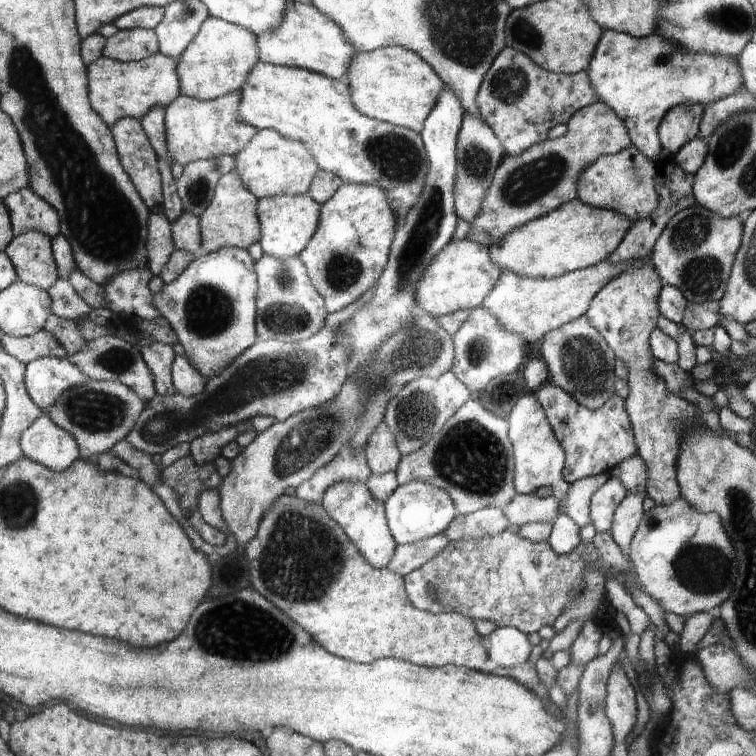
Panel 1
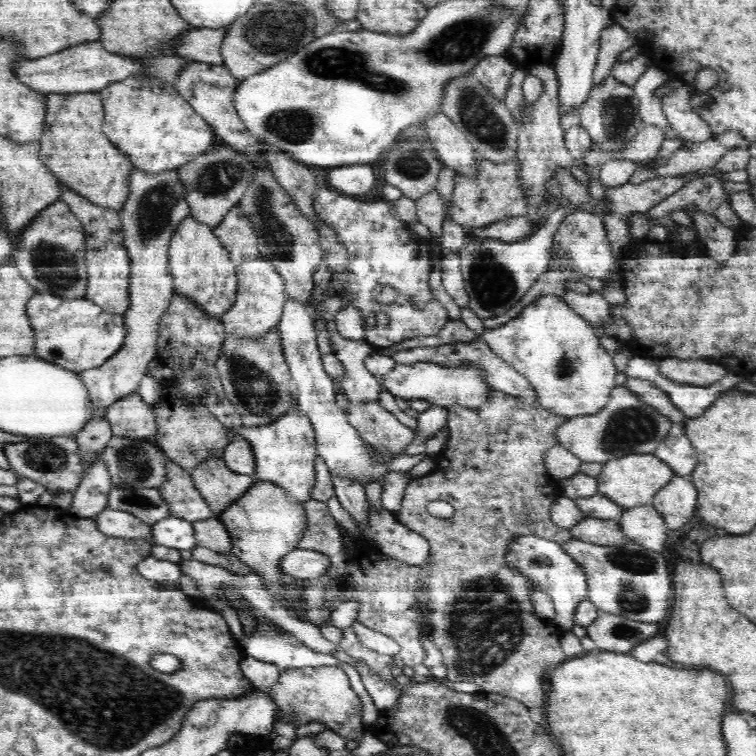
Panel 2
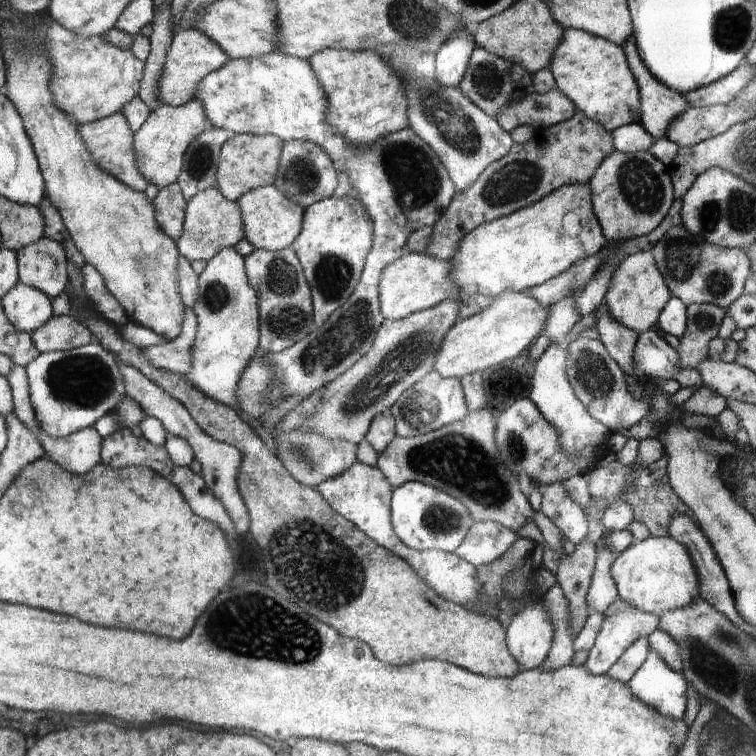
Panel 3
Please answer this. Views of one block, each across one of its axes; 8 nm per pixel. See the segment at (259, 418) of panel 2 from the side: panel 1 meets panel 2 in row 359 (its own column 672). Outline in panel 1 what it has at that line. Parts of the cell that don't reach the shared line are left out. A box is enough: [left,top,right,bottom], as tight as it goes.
[649,204,744,302]

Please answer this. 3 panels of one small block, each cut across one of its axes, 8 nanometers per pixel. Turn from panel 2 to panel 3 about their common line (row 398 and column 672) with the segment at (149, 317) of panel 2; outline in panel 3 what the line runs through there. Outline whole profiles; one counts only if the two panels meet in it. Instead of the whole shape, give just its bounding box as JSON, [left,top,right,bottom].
[624,36,690,138]

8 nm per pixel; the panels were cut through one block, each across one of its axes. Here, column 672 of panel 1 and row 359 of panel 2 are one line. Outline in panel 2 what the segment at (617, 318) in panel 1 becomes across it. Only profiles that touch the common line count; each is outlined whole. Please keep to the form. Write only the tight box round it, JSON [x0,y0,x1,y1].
[391,339,538,402]

